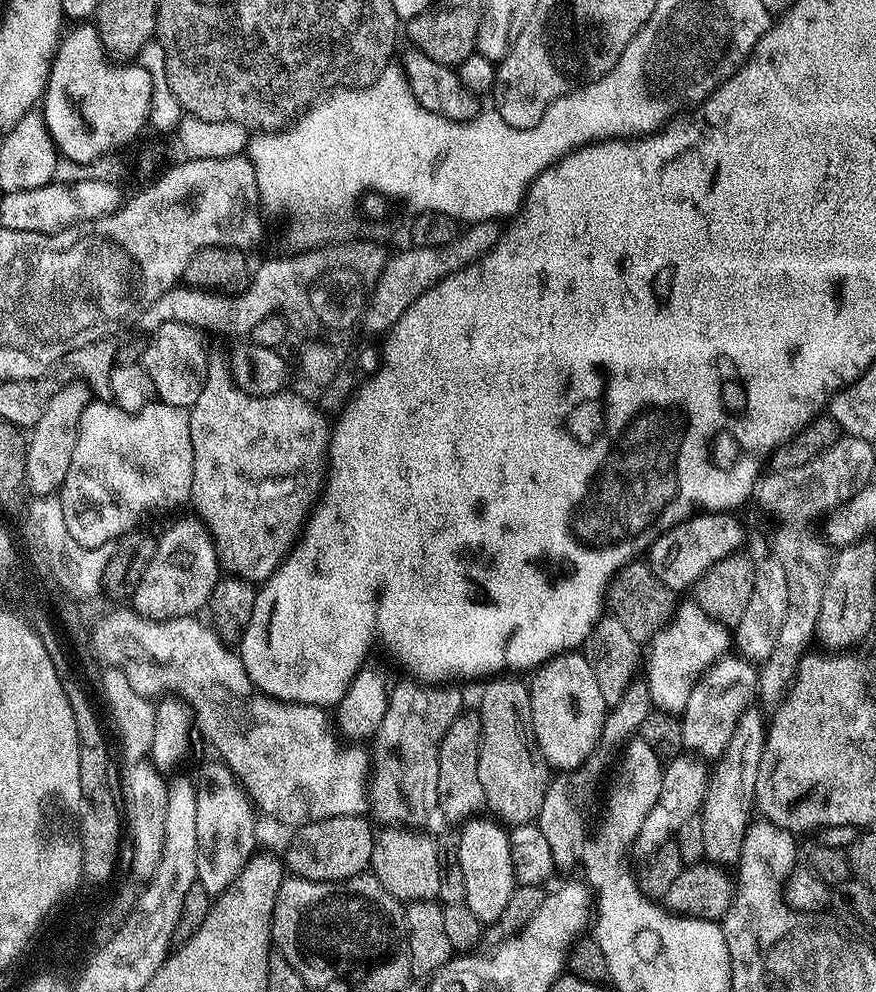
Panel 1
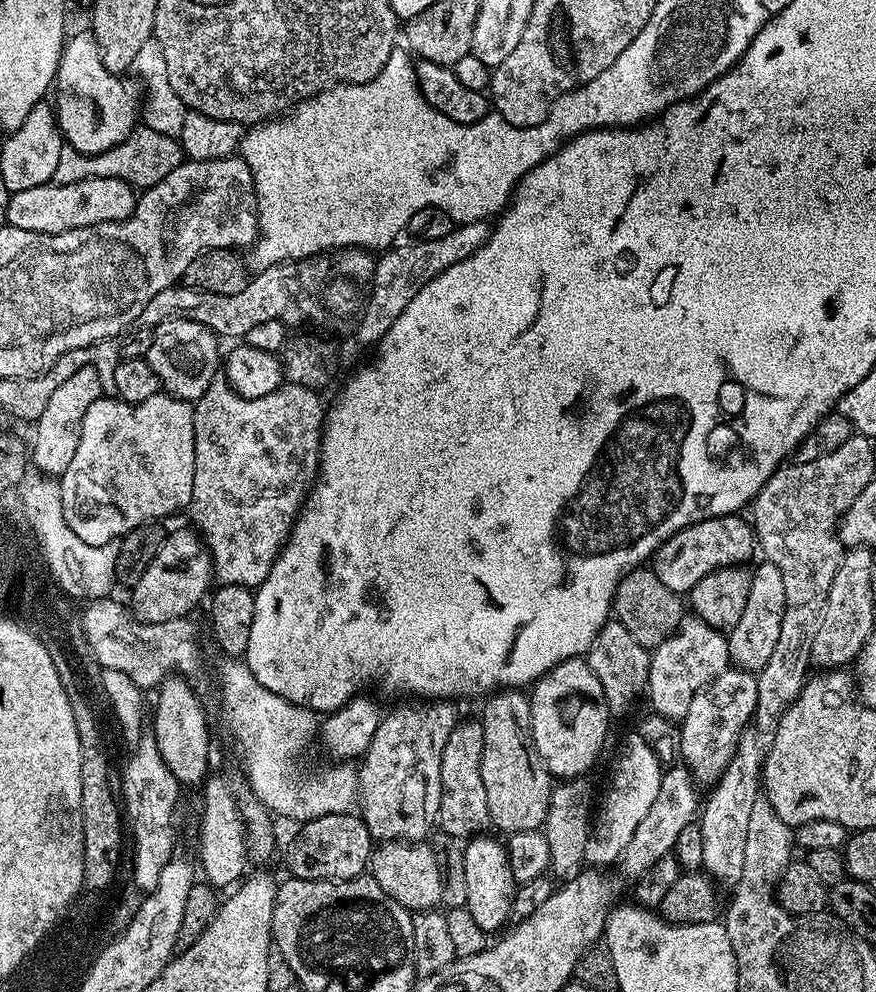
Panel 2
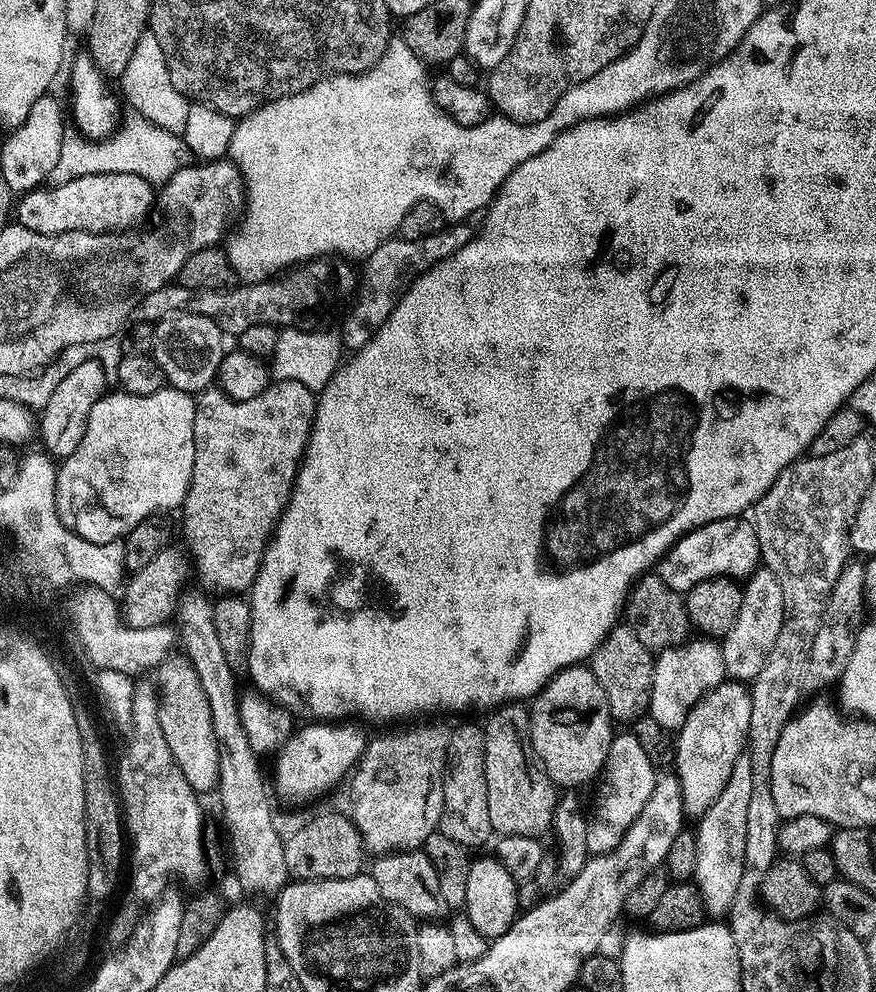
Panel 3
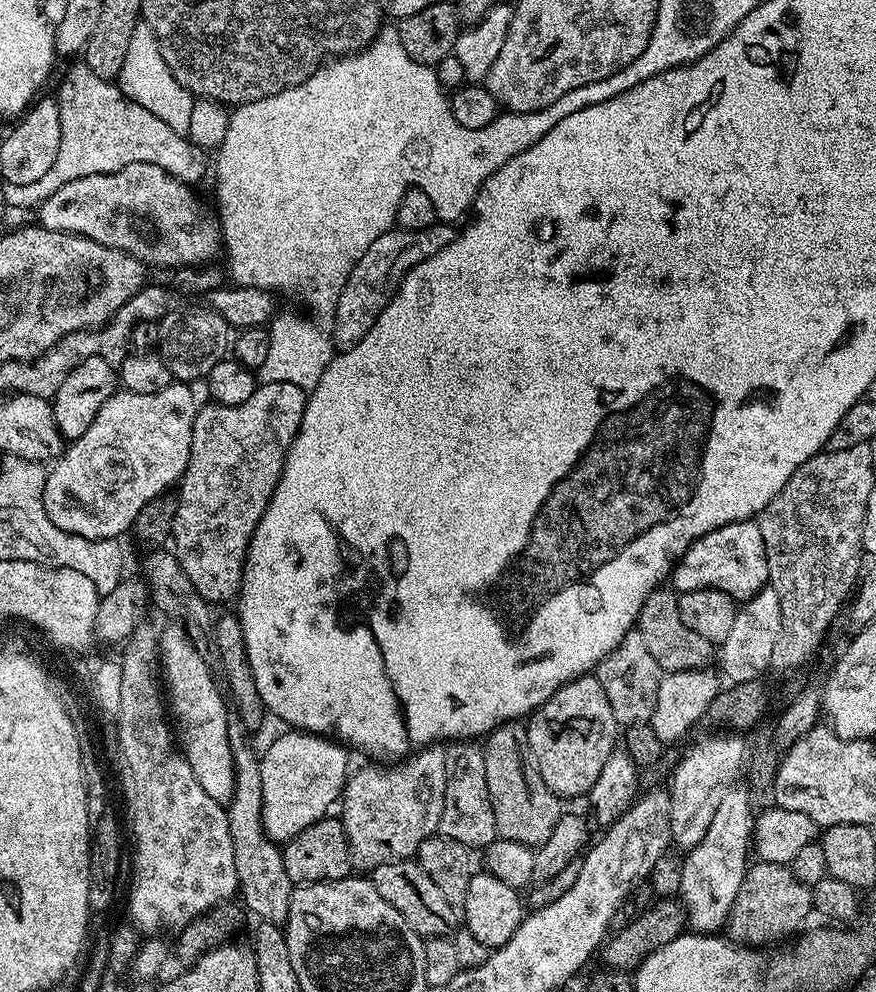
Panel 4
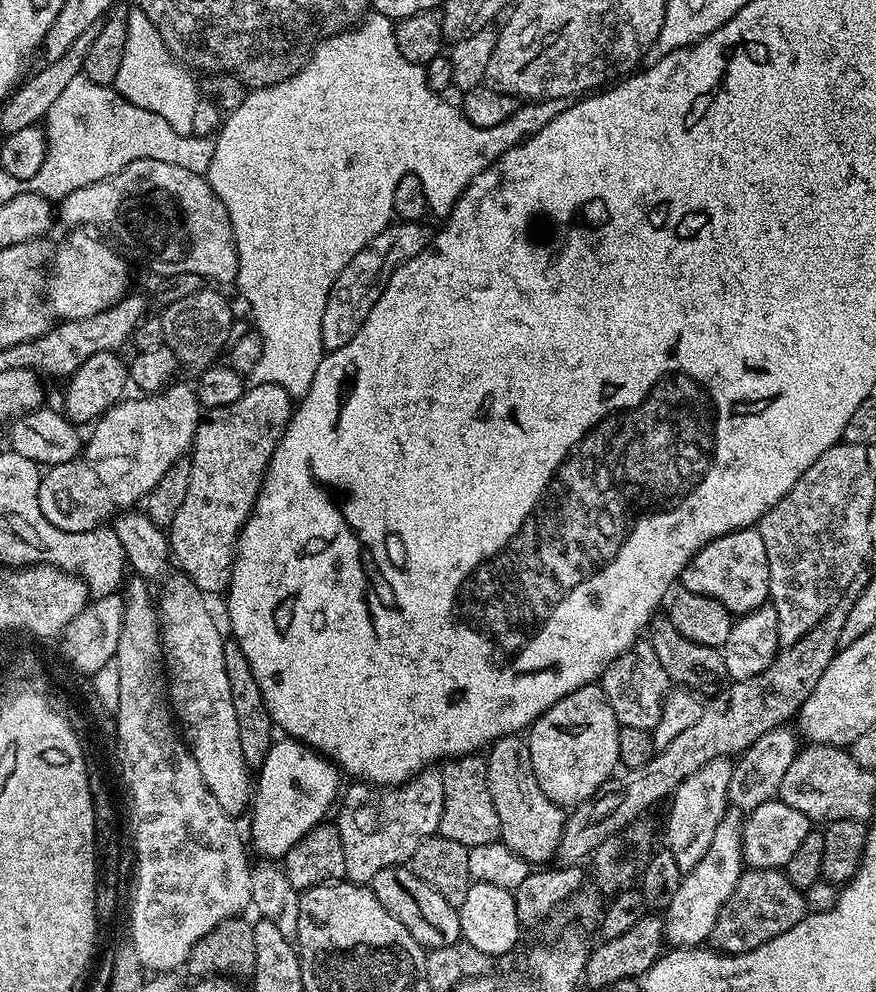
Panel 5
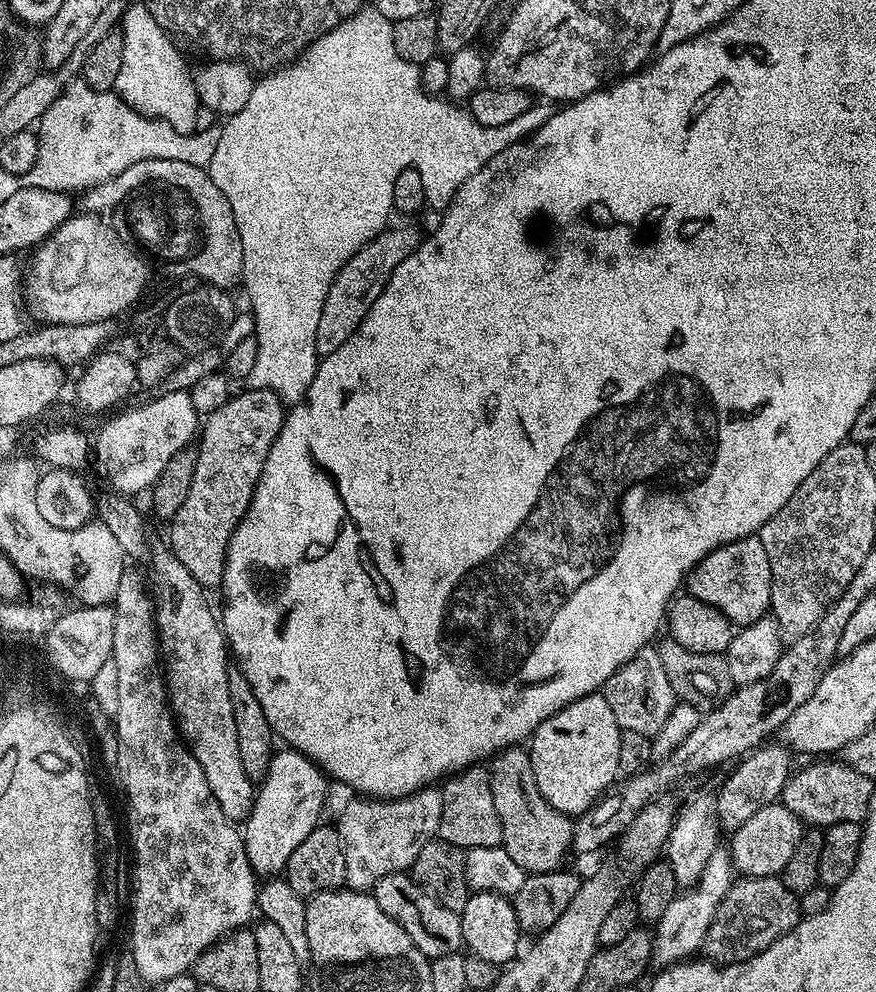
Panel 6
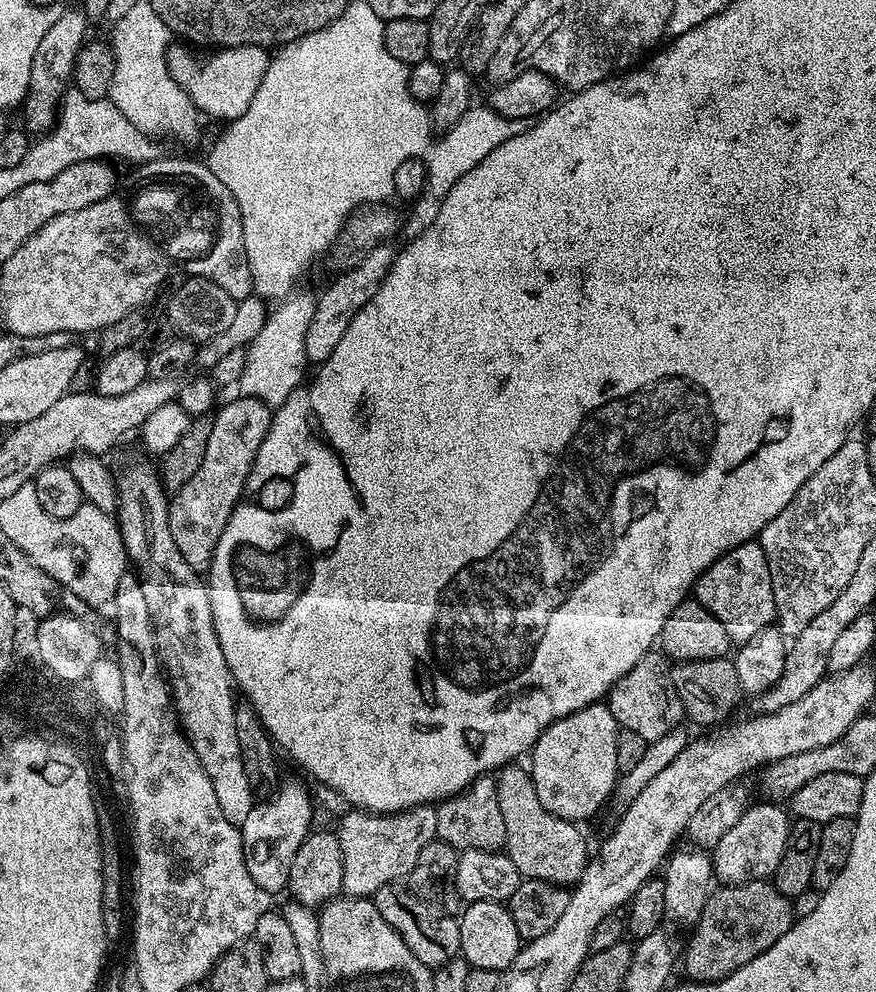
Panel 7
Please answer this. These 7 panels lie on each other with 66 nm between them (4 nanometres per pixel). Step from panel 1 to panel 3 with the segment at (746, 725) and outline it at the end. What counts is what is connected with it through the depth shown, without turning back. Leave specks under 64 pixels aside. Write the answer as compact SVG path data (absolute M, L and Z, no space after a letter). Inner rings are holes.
M741 754L734 762L734 770L730 770L730 782L722 786L722 794L714 798L714 806L699 817L697 824L700 825L694 828L697 856L691 879L700 894L705 913L712 918L727 917L738 894L738 882L742 882L746 858L746 814L753 786L752 758Z

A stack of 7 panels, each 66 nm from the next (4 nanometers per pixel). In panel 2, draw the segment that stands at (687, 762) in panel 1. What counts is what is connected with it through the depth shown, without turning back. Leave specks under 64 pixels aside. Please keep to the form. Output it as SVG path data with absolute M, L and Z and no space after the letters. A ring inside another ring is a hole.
M672 766L661 775L658 786L658 798L654 798L654 804L646 813L646 818L638 822L638 828L634 830L634 836L626 845L618 860L619 867L624 867L624 872L629 878L640 876L658 858L669 855L673 851L678 834L698 816L698 800L696 804L697 785L692 779L692 773L683 766Z

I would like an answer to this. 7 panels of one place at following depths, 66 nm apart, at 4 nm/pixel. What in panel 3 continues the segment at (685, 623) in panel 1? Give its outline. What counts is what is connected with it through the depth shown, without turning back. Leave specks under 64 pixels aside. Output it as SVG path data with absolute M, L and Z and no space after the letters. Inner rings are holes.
M696 638L689 642L677 645L675 648L663 649L654 660L654 678L652 679L652 689L650 690L650 702L648 703L647 715L658 722L665 730L679 730L686 722L690 710L706 695L710 690L714 690L718 685L725 683L726 673L724 671L724 659L720 644L712 638Z

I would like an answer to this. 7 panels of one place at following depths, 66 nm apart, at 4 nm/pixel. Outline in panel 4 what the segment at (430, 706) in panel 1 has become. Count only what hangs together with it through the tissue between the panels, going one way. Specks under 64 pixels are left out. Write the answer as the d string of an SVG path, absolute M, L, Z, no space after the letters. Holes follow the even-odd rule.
M429 746L413 751L403 757L402 762L369 764L372 764L369 768L360 768L357 772L355 769L347 777L342 795L342 819L352 855L352 867L364 874L395 860L415 857L418 846L422 846L427 836L433 835L440 827L442 802L446 794L446 758L443 747Z

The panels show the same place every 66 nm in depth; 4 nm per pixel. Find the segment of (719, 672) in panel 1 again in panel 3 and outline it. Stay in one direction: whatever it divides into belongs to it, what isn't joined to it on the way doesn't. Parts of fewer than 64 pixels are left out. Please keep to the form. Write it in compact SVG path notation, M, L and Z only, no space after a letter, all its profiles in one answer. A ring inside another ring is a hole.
M725 682L710 690L690 710L686 722L674 736L674 775L680 782L684 815L699 818L714 806L722 786L730 782L730 770L745 751L750 730L751 691L743 683Z

